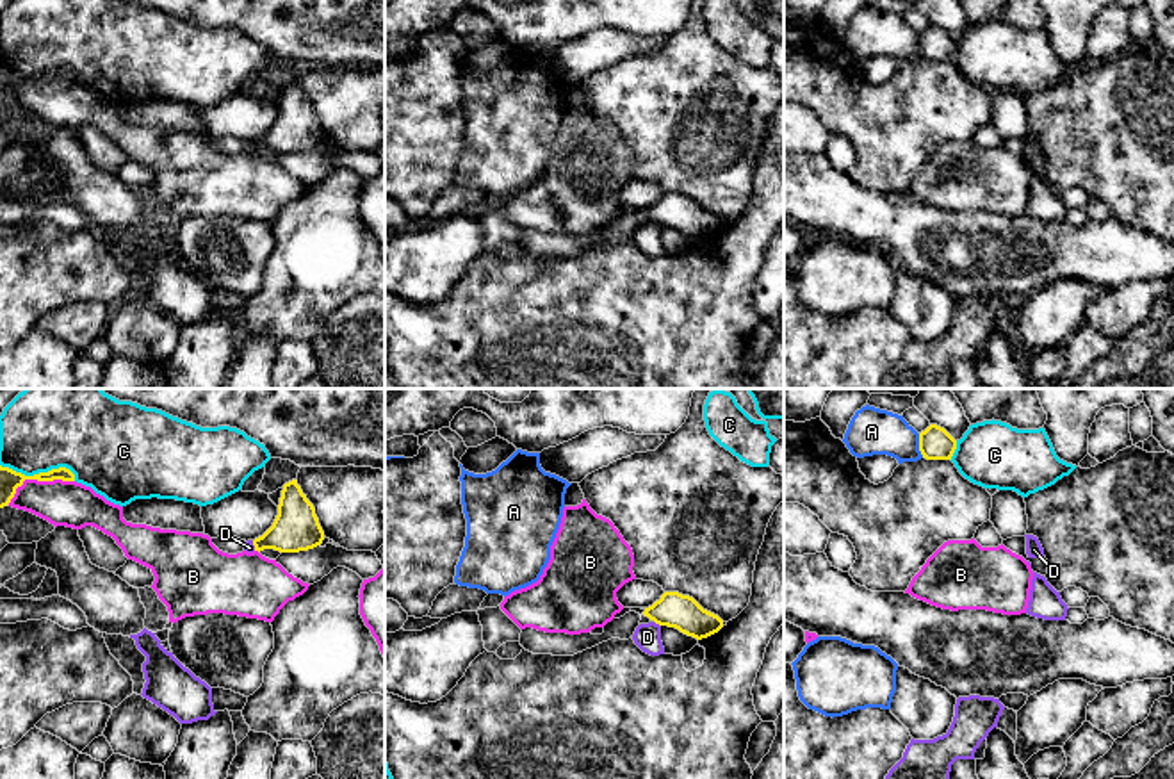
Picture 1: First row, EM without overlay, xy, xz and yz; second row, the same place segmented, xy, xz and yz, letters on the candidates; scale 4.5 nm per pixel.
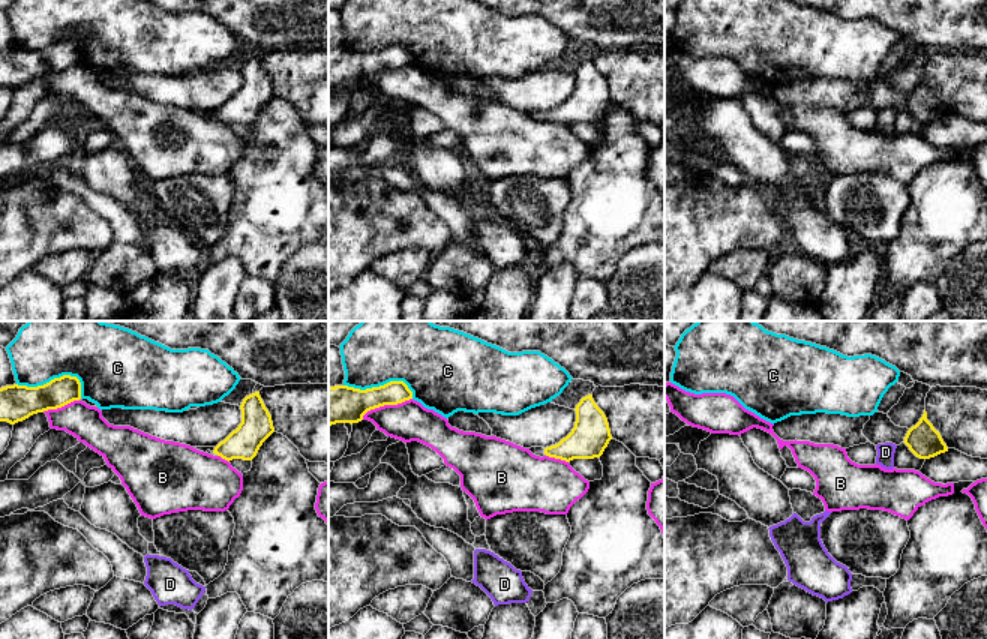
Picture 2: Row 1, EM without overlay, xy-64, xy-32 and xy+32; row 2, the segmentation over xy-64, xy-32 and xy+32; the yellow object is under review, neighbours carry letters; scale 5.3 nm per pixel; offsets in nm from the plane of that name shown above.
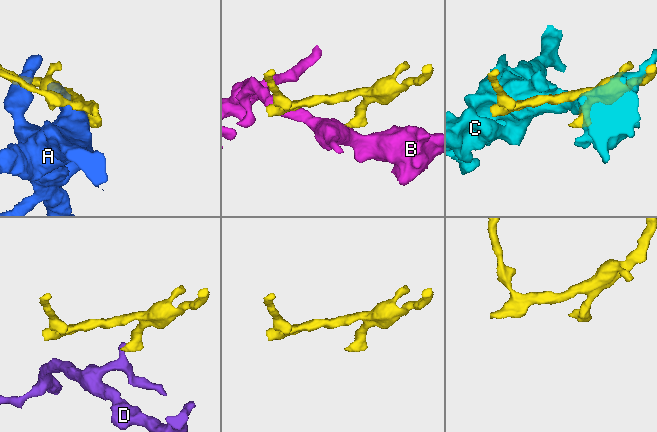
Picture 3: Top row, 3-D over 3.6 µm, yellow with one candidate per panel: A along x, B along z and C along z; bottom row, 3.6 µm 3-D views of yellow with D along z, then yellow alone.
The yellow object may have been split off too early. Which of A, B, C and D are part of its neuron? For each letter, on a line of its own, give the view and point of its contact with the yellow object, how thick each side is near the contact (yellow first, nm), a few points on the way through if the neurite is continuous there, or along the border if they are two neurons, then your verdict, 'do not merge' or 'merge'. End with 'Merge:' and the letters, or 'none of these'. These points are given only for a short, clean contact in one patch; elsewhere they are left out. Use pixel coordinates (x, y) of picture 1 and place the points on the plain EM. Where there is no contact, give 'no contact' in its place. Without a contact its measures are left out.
A: contact yz (920, 47); calibres 150 and 200 nm; do not merge
B: contact xy (38, 81); calibres 100 and 200 nm; do not merge
C: contact xy (40, 73); calibres 100 and 340 nm; do not merge
D: contact xz (658, 223); calibres 160 and 120 nm; border xz (654, 221), (660, 227); do not merge
Merge: none of these

